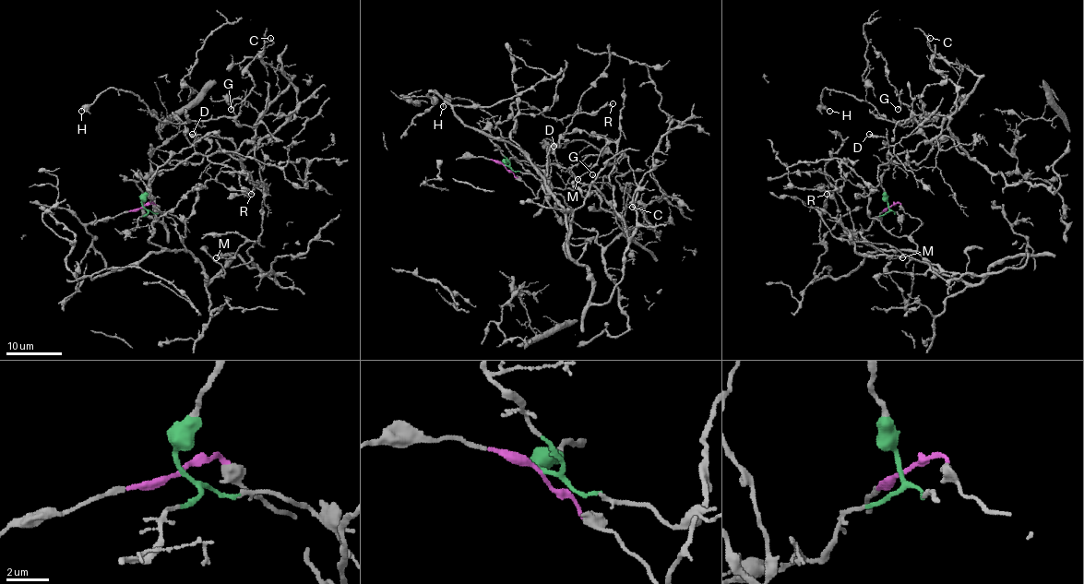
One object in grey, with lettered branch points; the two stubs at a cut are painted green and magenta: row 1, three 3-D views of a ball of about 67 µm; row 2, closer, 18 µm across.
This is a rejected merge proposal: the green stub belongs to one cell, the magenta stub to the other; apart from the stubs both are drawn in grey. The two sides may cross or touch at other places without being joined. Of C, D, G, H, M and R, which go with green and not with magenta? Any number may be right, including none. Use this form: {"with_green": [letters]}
{"with_green": ["C", "D", "G", "H"]}

